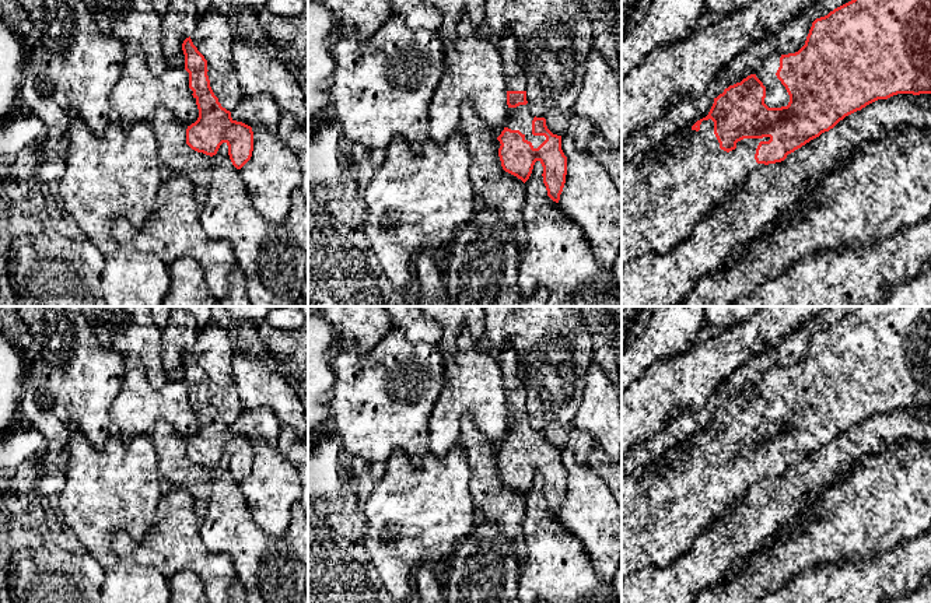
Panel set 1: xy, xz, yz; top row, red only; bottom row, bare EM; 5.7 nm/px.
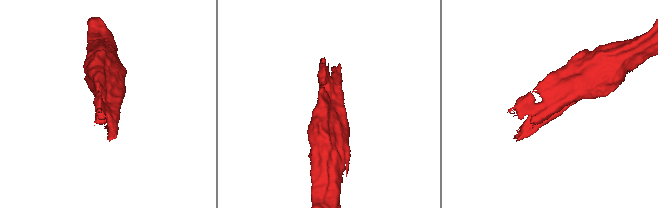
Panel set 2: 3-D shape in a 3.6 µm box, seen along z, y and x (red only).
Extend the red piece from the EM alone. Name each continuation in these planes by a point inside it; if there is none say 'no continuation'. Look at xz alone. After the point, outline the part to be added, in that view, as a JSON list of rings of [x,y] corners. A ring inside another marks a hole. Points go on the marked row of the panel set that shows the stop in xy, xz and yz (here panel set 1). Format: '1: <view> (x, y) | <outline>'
1: xz (520, 118) | [[[528,104],[517,108],[508,108],[505,127],[519,130],[525,136],[525,140],[531,141],[533,148],[538,148],[546,140],[546,137],[532,134],[533,118],[535,116]]]

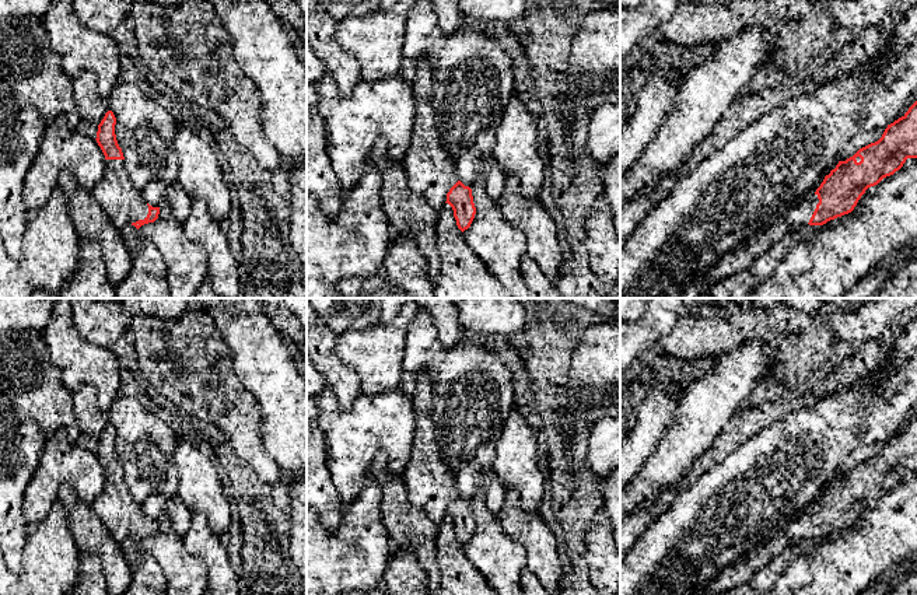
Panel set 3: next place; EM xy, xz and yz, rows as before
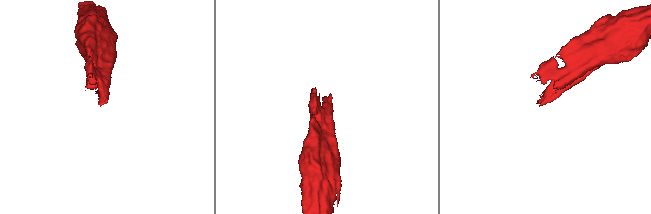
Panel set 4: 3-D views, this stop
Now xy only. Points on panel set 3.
1: xy (123, 202) | [[[105,160],[104,175],[91,193],[118,230],[144,220],[148,214],[141,189],[133,185],[125,168],[125,160]]]

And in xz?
1: xz (431, 171) | [[[428,56],[416,60],[416,74],[410,83],[416,116],[403,167],[410,190],[423,196],[433,209],[440,211],[447,202],[447,193],[459,179],[456,160],[441,146],[435,127],[434,80]]]

